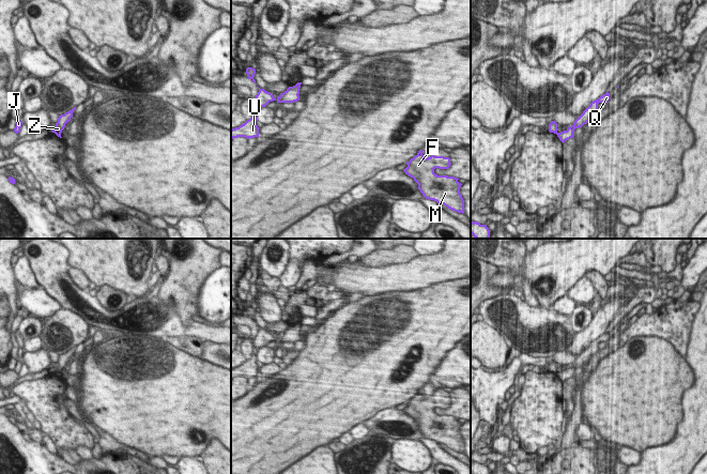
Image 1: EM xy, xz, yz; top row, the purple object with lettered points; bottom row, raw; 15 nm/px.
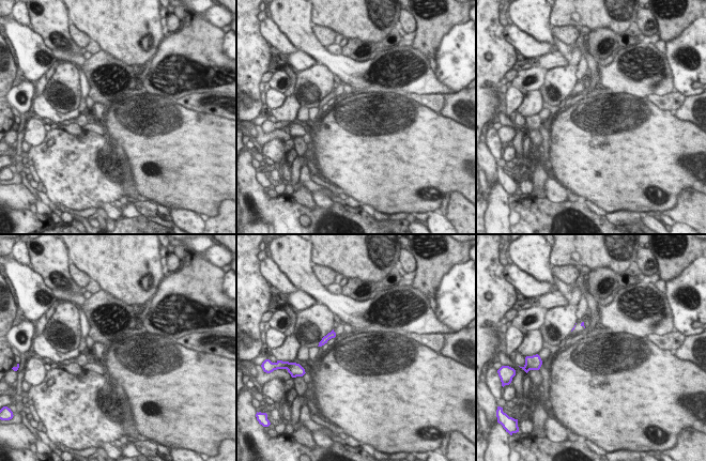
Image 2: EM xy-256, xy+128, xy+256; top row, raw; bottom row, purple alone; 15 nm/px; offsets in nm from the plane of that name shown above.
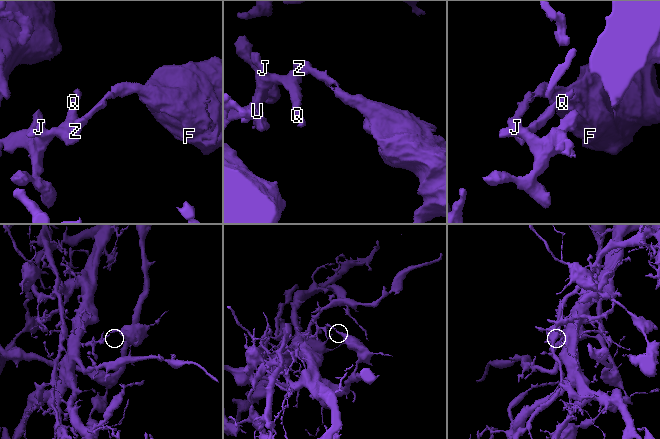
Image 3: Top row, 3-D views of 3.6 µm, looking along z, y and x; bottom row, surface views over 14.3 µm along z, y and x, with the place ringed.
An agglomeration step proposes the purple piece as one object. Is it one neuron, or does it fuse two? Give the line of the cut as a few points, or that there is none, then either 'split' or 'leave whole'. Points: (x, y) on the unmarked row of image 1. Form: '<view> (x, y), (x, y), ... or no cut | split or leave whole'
xy (56, 372), (60, 373) | split

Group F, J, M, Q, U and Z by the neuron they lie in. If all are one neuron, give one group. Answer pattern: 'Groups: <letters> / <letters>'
Groups: F M Z / J Q U.

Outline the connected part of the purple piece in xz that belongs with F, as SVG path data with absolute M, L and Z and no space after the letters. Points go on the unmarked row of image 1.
M422 389L406 402L405 414L413 417L418 429L426 439L434 440L448 448L464 453L464 440L460 433L461 423L455 416L437 415L434 409L448 409L451 404L449 397L434 396L426 398Z

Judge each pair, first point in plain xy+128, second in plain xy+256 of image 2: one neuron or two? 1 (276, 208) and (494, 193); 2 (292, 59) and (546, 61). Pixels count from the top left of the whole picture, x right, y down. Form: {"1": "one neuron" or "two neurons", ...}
{"1": "two neurons", "2": "one neuron"}

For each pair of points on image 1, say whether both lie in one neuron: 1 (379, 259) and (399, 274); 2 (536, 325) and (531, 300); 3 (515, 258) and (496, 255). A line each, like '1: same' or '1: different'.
1: different
2: different
3: same

